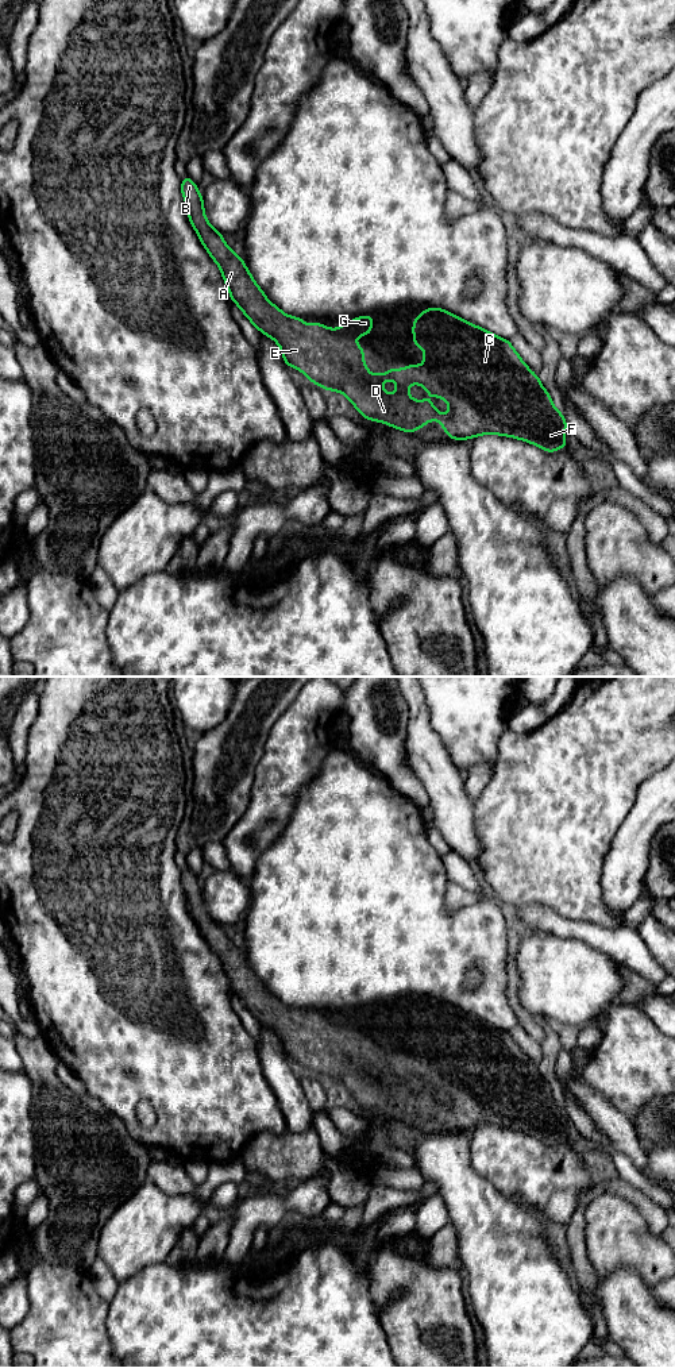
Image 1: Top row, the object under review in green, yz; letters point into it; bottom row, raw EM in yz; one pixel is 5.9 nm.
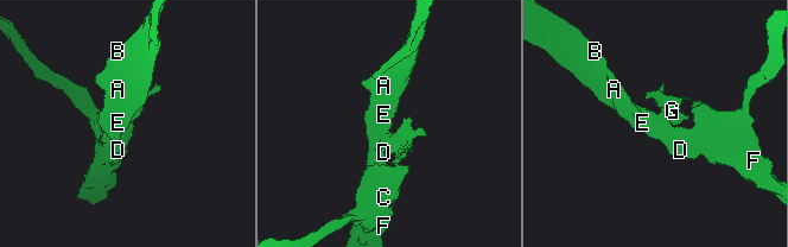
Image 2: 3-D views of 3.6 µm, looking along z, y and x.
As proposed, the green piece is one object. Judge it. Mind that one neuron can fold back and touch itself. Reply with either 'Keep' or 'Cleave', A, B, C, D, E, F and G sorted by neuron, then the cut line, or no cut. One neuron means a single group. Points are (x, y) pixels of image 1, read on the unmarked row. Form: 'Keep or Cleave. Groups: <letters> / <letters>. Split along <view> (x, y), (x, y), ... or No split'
Keep. Groups: A B C D E F G. No split

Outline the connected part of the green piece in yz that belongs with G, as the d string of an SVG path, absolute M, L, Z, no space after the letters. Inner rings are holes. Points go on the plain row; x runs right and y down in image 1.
M190 868L181 871L181 885L192 918L212 952L217 955L231 993L261 1025L279 1037L288 1059L304 1064L309 1074L325 1082L343 1084L366 1111L385 1114L402 1124L414 1124L427 1114L437 1111L452 1132L466 1133L468 1129L491 1125L528 1133L547 1144L567 1140L564 1106L554 1098L539 1067L525 1056L509 1030L464 1013L448 1002L432 998L421 1002L412 1017L413 1037L424 1040L424 1055L421 1057L410 1055L405 1060L389 1060L383 1066L371 1066L364 1056L364 1043L360 1036L354 1034L354 1030L373 1024L373 1005L348 1011L336 1021L312 1011L308 1021L304 1010L286 1006L269 993L244 952L227 937L221 924L209 916L204 903L202 886ZM385 1071L393 1071L397 1076L392 1087L383 1082ZM410 1075L421 1076L429 1087L446 1091L450 1098L448 1105L443 1107L427 1090L413 1091L408 1084Z

